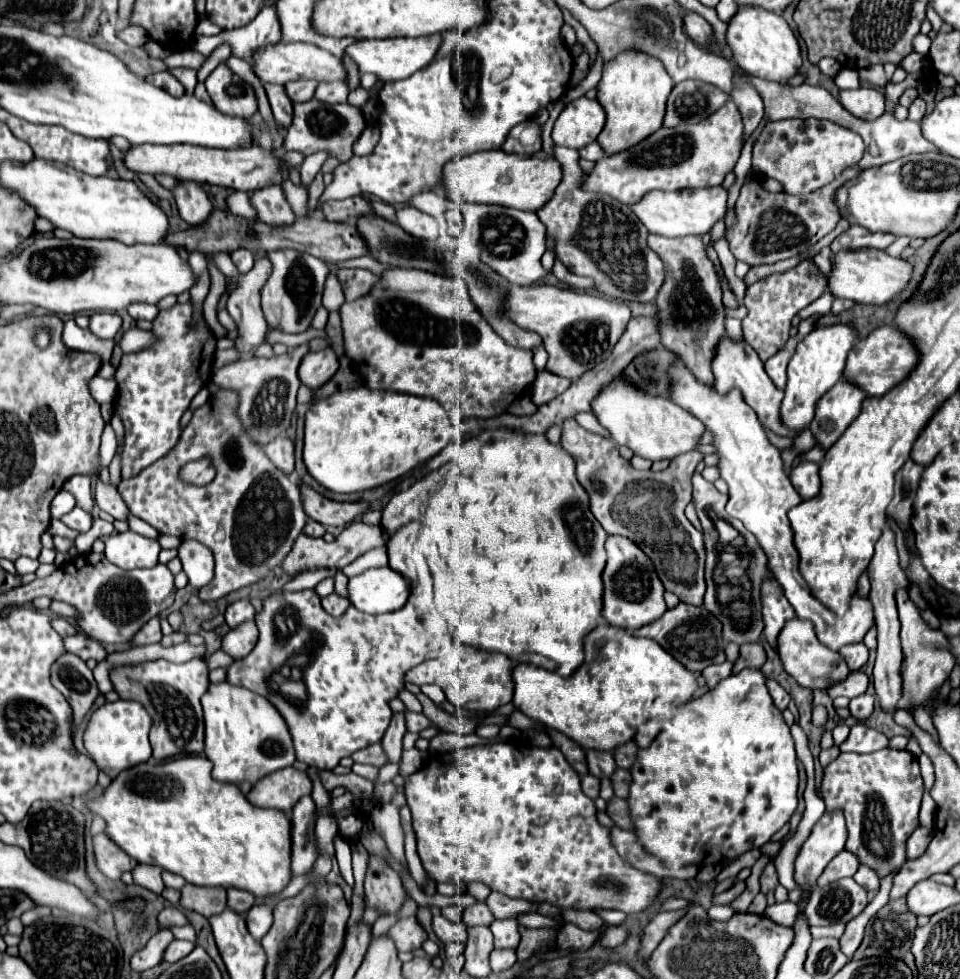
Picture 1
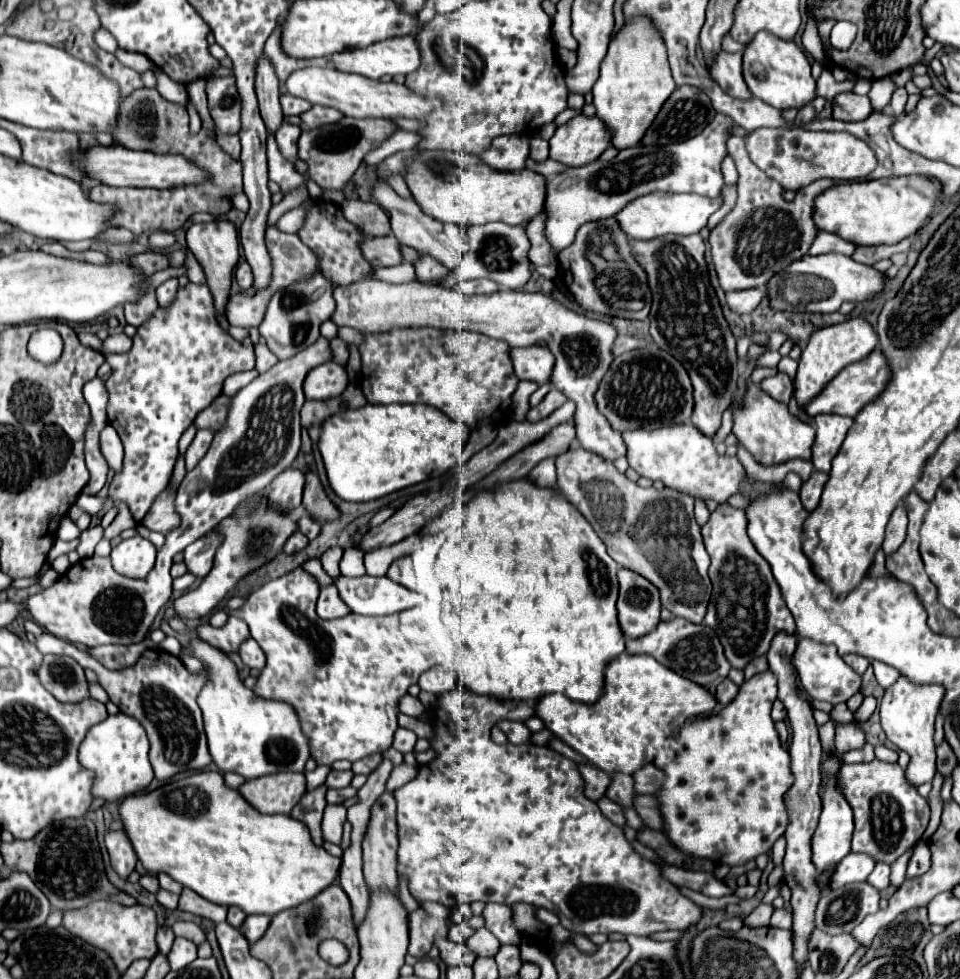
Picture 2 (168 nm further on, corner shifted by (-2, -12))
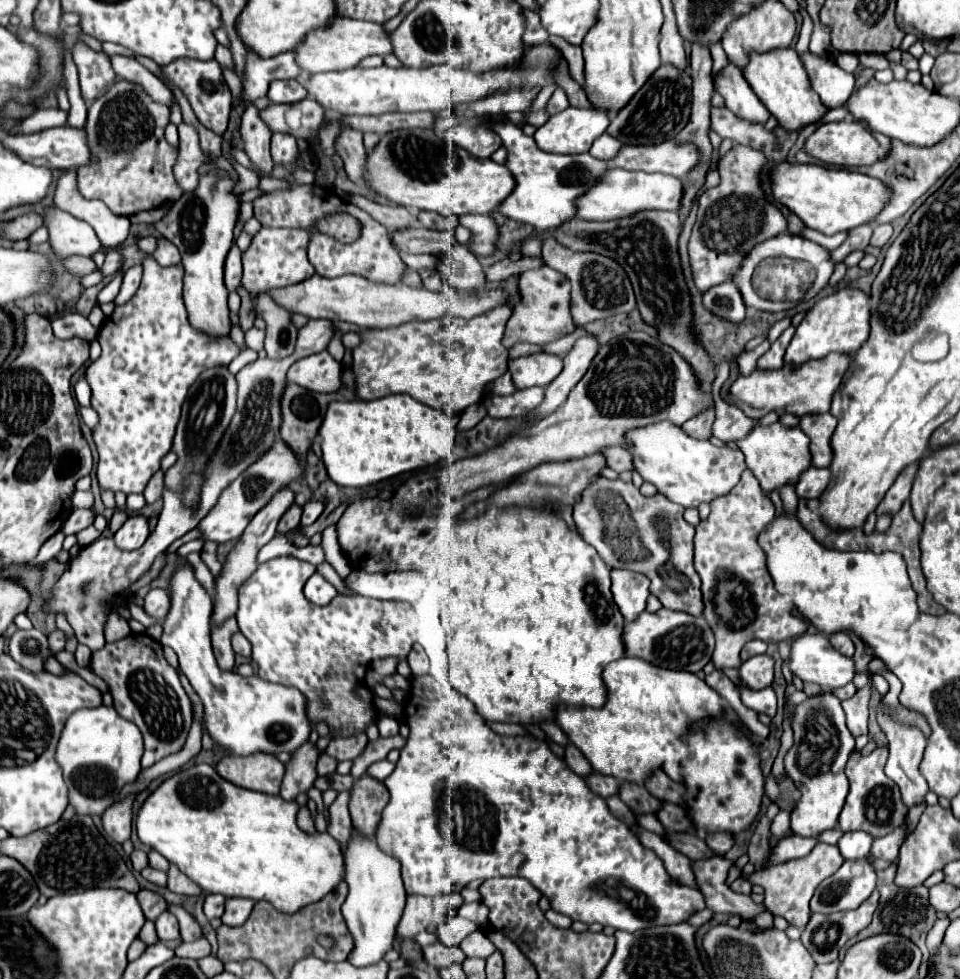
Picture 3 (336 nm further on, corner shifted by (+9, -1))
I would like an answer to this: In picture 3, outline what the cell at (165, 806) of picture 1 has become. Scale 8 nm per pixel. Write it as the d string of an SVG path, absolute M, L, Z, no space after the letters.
M202 763L166 779L146 799L138 813L136 829L144 845L162 853L170 863L176 863L204 893L248 897L254 901L266 899L282 913L296 913L298 909L320 901L344 879L344 855L338 841L328 833L304 833L296 825L296 813L296 801L284 801L280 795L242 789L222 779L214 767Z

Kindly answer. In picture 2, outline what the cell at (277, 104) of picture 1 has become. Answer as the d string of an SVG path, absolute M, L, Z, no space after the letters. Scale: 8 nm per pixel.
M285 120L279 126L279 130L275 132L279 150L281 150L281 154L287 160L295 160L297 158L297 140L299 140L299 134L301 134L301 128L299 126L293 126L293 124L285 122Z

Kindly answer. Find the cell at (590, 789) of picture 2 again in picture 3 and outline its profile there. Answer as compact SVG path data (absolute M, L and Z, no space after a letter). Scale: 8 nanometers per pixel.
M592 773L592 775L586 777L586 781L588 781L588 787L604 799L612 797L612 795L618 795L618 791L620 791L620 781L614 779L614 777L608 777L608 775Z

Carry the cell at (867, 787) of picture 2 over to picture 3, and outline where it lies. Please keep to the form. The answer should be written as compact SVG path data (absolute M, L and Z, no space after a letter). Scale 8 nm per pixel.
M876 747L870 755L862 757L858 753L852 753L846 765L846 775L850 781L850 793L846 797L846 803L842 807L842 813L838 817L838 827L842 831L856 831L862 829L870 833L872 837L884 837L890 833L896 825L902 823L902 817L908 813L900 799L898 785L884 775L884 765L888 759L888 747Z

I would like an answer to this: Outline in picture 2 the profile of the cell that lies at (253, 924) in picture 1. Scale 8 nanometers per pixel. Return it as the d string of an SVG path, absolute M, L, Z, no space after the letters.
M247 916L239 930L249 940L249 944L255 944L257 940L263 938L265 930L269 928L269 924L271 924L271 916Z

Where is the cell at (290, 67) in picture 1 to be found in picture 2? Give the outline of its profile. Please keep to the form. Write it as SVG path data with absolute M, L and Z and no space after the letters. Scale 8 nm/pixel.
M317 66L295 70L285 80L281 90L291 96L305 98L311 104L337 108L345 116L353 116L353 118L397 118L397 116L417 118L417 116L427 116L439 104L437 100L425 100L425 98L413 94L403 84L377 82L377 80L369 80L359 74L341 72L337 68L317 68Z

